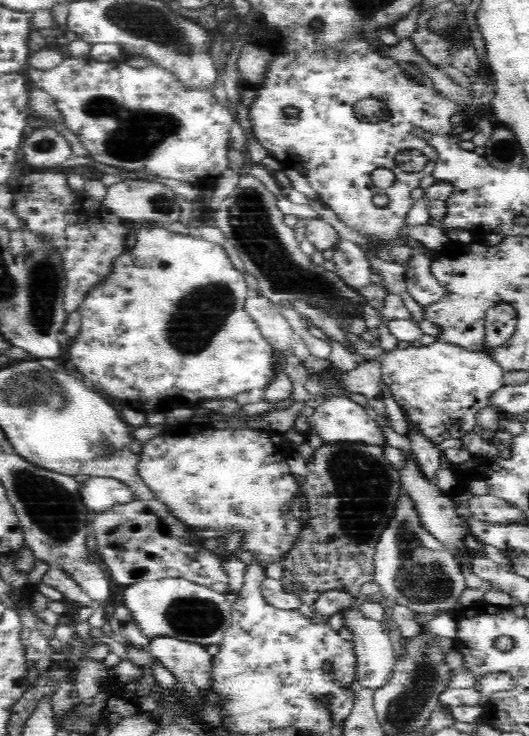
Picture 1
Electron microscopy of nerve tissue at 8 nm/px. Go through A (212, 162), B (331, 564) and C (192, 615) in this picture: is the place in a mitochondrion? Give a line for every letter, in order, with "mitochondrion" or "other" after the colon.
A: other
B: other
C: mitochondrion

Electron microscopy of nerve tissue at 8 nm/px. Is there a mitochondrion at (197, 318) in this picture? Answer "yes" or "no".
yes

